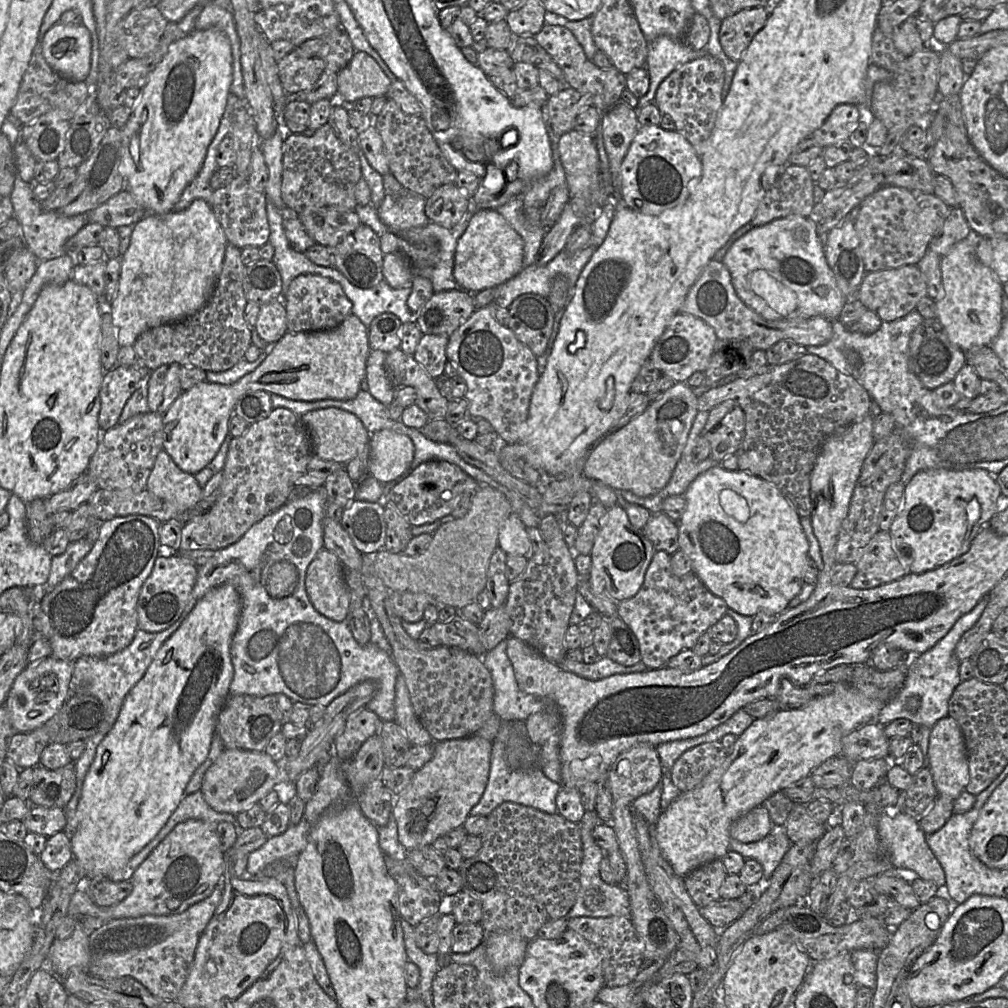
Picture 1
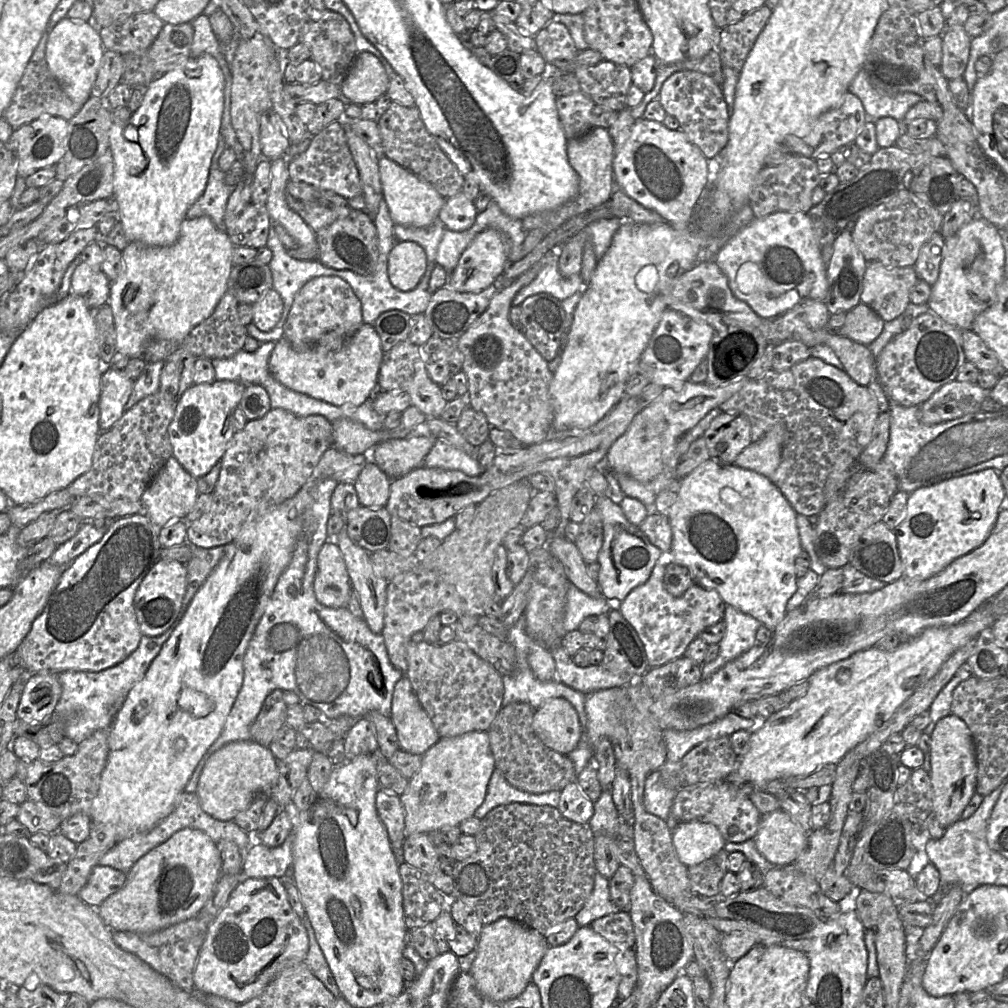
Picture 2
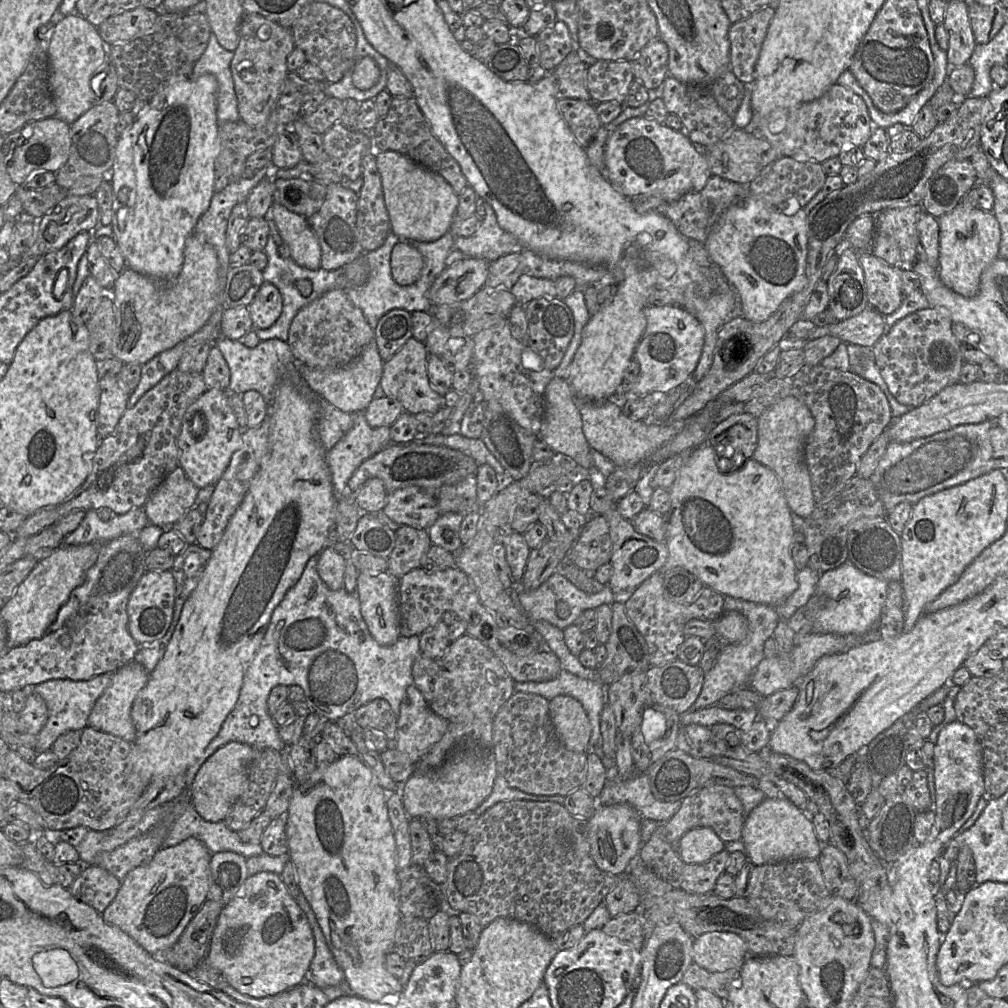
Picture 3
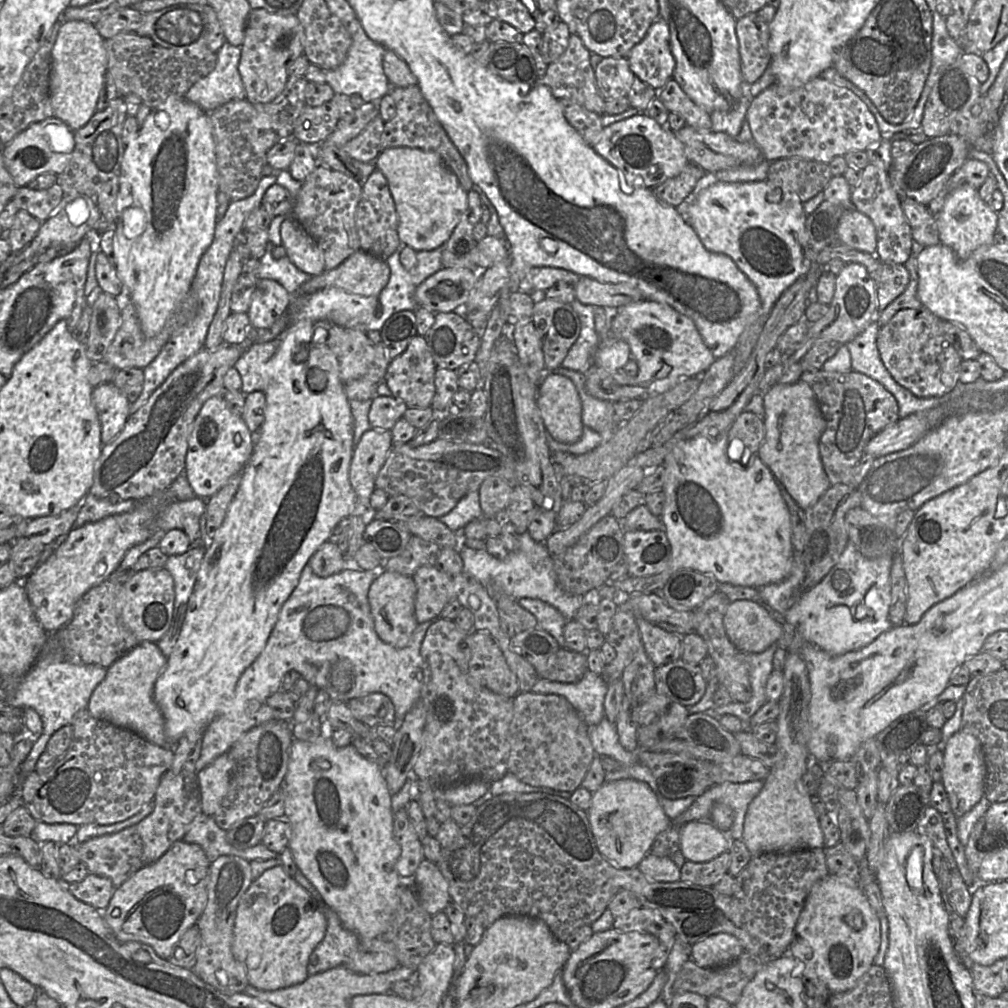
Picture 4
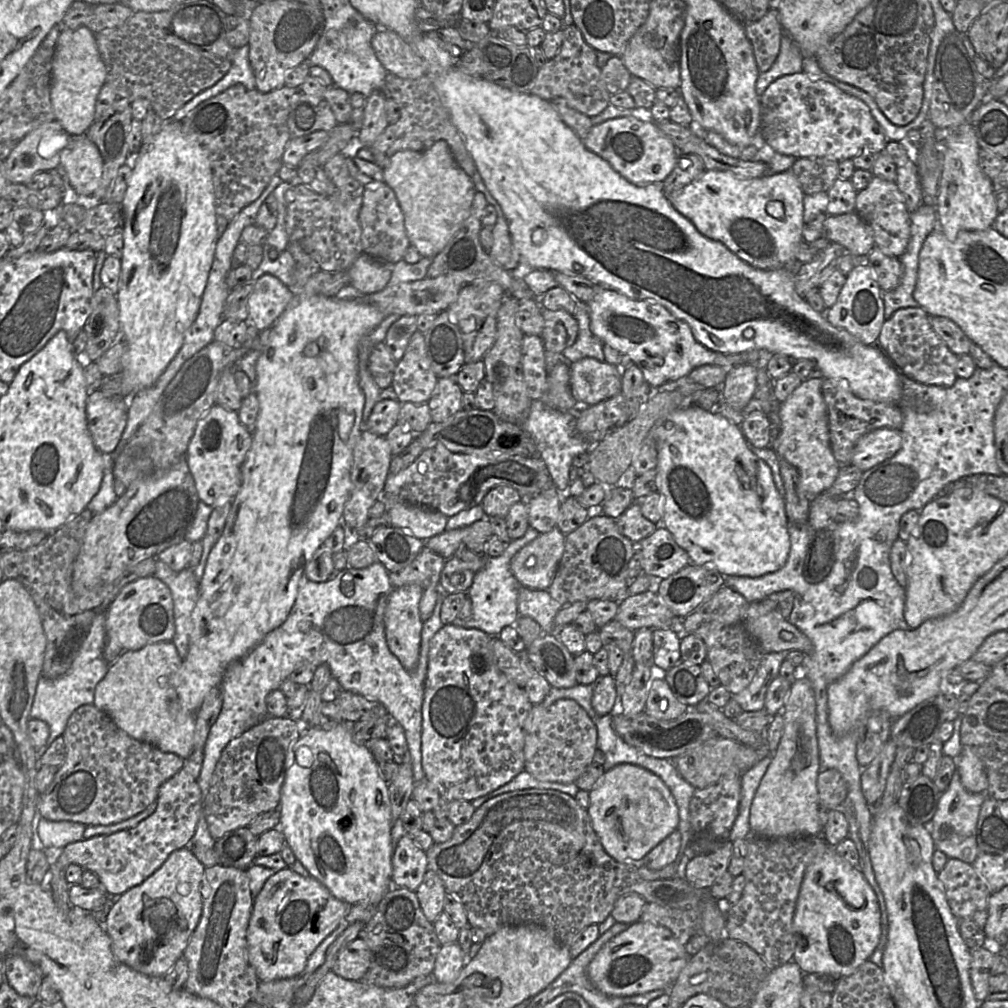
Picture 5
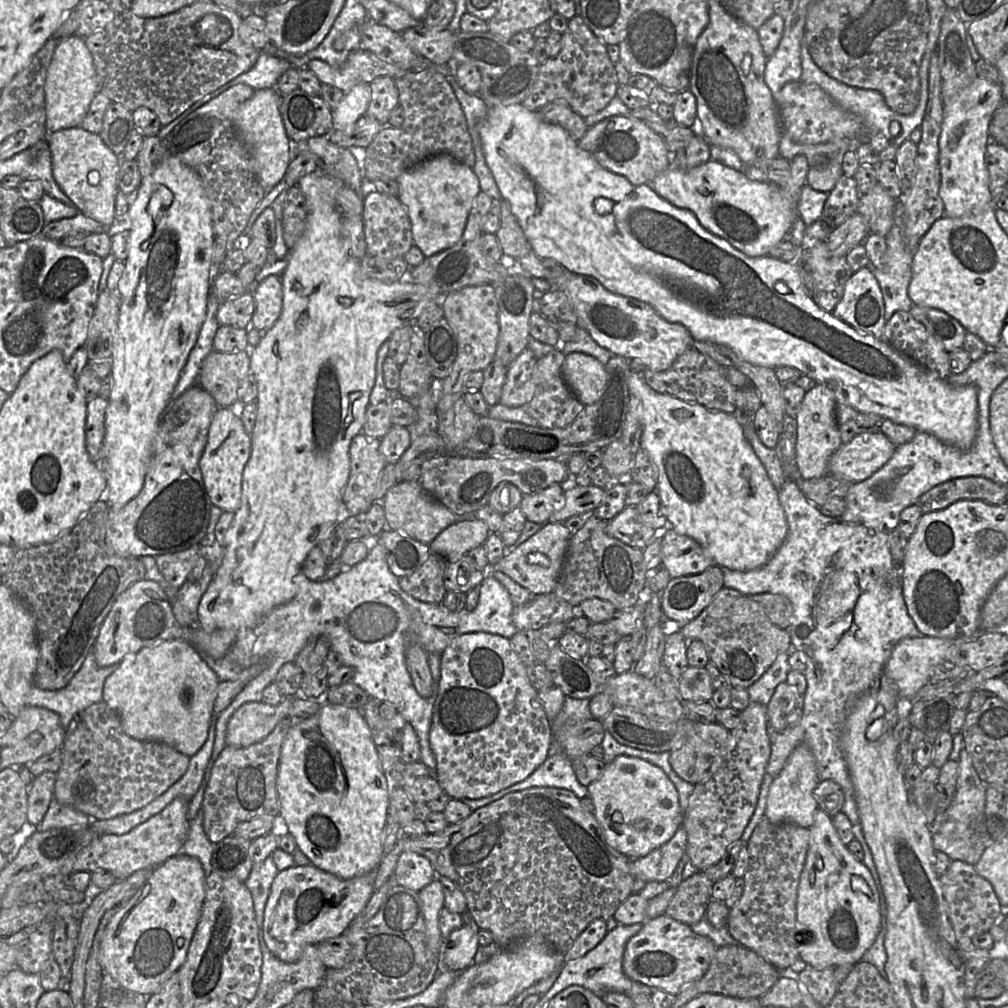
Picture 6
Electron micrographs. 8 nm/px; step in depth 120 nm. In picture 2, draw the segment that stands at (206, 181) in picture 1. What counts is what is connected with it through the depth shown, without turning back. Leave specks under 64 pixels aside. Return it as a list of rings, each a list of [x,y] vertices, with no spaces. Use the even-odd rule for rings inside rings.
[[[219,137],[217,149],[212,157],[207,186],[203,195],[188,209],[186,218],[209,217],[215,226],[225,230],[224,216],[233,186],[225,183],[225,173],[219,167],[219,158],[225,150],[225,141]]]

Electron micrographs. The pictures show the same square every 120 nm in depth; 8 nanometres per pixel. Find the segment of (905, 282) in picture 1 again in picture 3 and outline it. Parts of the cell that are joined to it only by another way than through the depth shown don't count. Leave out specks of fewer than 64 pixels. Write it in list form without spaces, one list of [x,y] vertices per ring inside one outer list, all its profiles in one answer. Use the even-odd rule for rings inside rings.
[[[859,252],[858,261],[864,271],[869,305],[883,316],[893,313],[903,300],[902,271],[887,264],[872,252]]]

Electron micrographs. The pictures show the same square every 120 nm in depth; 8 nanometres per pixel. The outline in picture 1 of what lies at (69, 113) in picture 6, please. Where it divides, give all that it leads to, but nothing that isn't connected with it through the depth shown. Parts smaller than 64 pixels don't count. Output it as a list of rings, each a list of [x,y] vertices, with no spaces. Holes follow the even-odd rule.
[[[56,23],[44,35],[43,57],[66,79],[85,82],[91,68],[92,41],[83,24]]]

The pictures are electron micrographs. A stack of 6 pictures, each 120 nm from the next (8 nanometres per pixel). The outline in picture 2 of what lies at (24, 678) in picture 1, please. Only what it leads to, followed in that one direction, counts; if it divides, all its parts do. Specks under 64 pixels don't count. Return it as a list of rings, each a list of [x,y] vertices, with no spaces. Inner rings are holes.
[[[32,674],[21,693],[17,719],[26,724],[40,723],[53,716],[62,687],[58,674]]]

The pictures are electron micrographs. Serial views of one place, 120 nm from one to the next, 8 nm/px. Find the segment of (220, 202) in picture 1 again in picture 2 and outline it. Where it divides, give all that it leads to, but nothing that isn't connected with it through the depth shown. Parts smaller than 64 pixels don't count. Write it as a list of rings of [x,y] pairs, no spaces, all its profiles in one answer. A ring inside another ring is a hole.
[[[251,202],[236,218],[228,218],[225,231],[235,247],[259,249],[267,245],[270,226],[266,206]]]

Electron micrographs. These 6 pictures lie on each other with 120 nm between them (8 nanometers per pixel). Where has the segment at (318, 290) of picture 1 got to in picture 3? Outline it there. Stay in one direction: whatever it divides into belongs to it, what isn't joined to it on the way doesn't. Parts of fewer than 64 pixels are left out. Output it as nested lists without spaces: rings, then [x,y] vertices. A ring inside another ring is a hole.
[[[334,289],[297,313],[291,323],[287,343],[299,365],[332,371],[352,362],[373,340],[374,329],[370,327],[362,311],[344,290]]]

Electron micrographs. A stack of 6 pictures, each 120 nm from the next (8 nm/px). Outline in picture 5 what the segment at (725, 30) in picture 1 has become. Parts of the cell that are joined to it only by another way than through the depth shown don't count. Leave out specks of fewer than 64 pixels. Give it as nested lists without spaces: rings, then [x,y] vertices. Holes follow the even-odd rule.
[[[770,8],[761,19],[743,24],[759,72],[764,73],[772,67],[781,48],[783,28],[779,22],[779,11]]]

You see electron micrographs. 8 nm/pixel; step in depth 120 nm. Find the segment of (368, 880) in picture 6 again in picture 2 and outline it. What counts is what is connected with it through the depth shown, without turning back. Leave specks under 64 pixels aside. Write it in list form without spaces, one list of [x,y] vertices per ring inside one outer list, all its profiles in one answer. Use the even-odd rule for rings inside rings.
[[[245,877],[207,928],[194,969],[194,990],[242,1004],[260,995],[288,961],[304,961],[308,949],[307,930],[289,903],[283,879]]]

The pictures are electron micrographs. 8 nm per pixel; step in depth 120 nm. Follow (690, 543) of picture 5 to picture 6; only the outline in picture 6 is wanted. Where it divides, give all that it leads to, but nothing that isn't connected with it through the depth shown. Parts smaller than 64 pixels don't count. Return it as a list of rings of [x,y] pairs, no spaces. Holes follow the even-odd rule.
[[[633,372],[629,378],[629,393],[638,397],[642,403],[642,436],[641,448],[644,448],[652,458],[658,469],[656,492],[660,500],[660,512],[677,534],[686,535],[697,541],[704,554],[712,560],[714,565],[736,571],[750,571],[765,565],[783,544],[787,533],[788,523],[780,504],[778,491],[771,482],[765,466],[754,452],[745,436],[743,426],[735,414],[729,414],[720,410],[711,410],[707,407],[689,403],[665,393],[659,393],[652,389],[645,381],[641,373]]]

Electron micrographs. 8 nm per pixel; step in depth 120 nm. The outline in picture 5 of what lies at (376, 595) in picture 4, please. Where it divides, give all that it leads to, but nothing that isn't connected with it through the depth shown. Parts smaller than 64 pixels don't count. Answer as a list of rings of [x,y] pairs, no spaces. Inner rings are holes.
[[[417,584],[393,588],[384,613],[387,645],[407,670],[417,666],[423,621],[419,603],[423,588]]]

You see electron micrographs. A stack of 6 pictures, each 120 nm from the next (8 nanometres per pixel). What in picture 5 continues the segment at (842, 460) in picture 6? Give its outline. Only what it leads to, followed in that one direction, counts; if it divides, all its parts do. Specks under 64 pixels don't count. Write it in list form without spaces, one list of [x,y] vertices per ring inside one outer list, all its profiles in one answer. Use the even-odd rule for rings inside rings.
[[[879,428],[863,435],[856,443],[851,465],[865,472],[893,457],[902,446],[900,430]]]

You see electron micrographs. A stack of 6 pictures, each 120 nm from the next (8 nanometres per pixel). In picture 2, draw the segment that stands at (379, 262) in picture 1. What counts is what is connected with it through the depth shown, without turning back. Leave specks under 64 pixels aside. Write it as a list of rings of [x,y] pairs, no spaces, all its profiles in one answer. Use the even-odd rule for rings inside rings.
[[[351,208],[347,216],[335,220],[316,232],[318,260],[337,270],[349,270],[358,275],[371,275],[378,261],[377,229],[371,217],[361,210]]]

